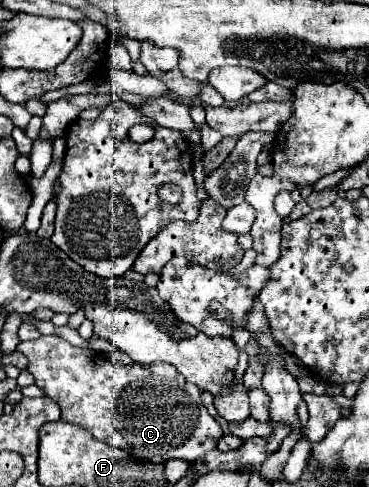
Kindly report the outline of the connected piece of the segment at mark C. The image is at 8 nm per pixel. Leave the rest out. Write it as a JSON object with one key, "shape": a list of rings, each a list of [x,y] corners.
{"shape":[[[42,335],[34,341],[22,341],[16,351],[28,357],[28,371],[34,375],[36,385],[60,405],[62,421],[88,429],[98,441],[106,441],[132,455],[140,455],[140,461],[162,465],[166,457],[180,457],[192,463],[198,455],[212,451],[222,437],[220,425],[208,415],[200,401],[200,389],[186,383],[186,379],[182,379],[182,375],[178,375],[178,371],[168,363],[120,365],[116,361],[98,361],[96,351],[72,347],[68,341],[52,335]]]}

